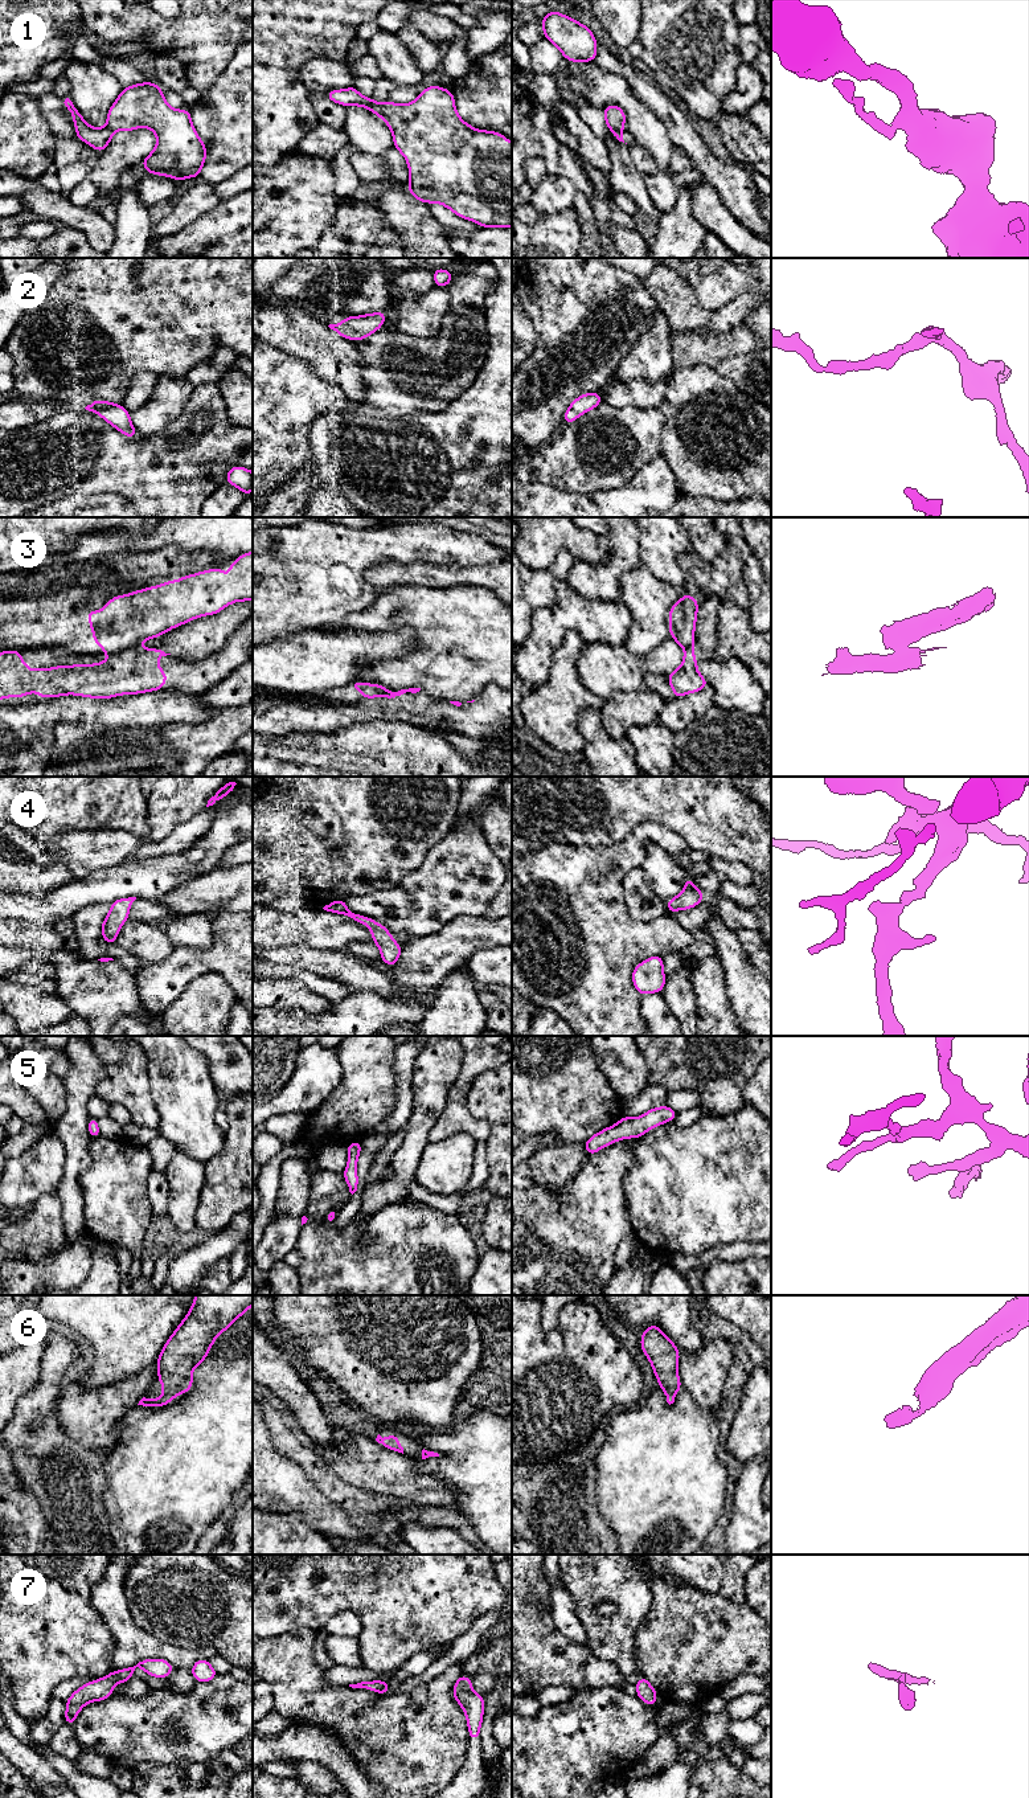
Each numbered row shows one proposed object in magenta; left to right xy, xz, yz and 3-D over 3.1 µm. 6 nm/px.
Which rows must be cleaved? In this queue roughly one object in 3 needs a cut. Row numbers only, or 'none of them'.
1, 3

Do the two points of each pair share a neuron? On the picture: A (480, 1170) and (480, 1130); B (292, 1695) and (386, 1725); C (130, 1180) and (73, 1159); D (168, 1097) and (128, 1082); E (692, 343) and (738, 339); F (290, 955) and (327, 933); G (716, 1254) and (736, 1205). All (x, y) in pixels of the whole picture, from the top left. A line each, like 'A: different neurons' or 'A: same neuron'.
A: different neurons
B: same neuron
C: different neurons
D: different neurons
E: same neuron
F: different neurons
G: different neurons

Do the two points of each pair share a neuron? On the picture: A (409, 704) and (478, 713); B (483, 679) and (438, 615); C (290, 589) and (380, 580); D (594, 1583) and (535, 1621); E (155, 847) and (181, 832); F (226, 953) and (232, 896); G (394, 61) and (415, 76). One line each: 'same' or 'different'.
A: same
B: same
C: different
D: different
E: same
F: different
G: same

